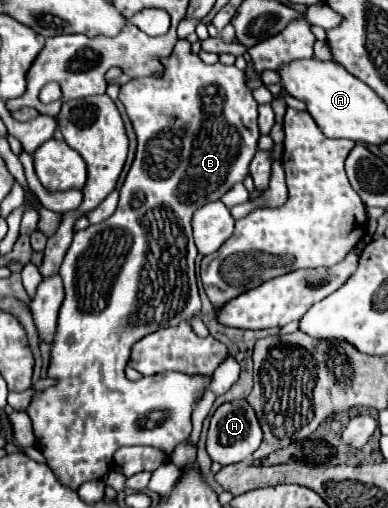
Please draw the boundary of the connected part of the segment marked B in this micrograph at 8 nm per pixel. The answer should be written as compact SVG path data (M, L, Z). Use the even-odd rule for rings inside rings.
M179 40L163 64L163 78L133 78L121 86L119 100L137 134L137 154L119 190L121 198L115 214L101 224L77 232L63 258L61 278L65 300L59 308L57 332L51 342L51 360L47 368L47 378L53 378L57 384L37 392L25 408L33 424L35 444L45 456L47 466L59 482L73 492L87 480L103 478L111 470L113 454L121 446L149 444L169 454L179 442L187 440L191 434L193 404L199 392L209 384L209 376L197 378L181 372L165 372L134 382L125 378L123 370L129 360L129 350L139 338L159 328L177 326L181 320L191 320L199 314L201 300L195 273L197 248L193 242L191 218L199 206L219 200L235 182L247 178L249 162L257 152L259 140L257 102L247 84L245 70L221 62L207 66L197 54L191 54L191 44L187 40ZM153 244L161 244L161 260L157 256L147 260L147 254L153 252L149 246L153 248Z

